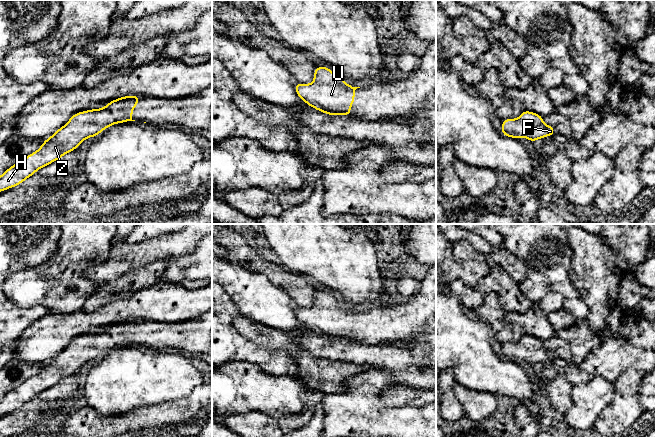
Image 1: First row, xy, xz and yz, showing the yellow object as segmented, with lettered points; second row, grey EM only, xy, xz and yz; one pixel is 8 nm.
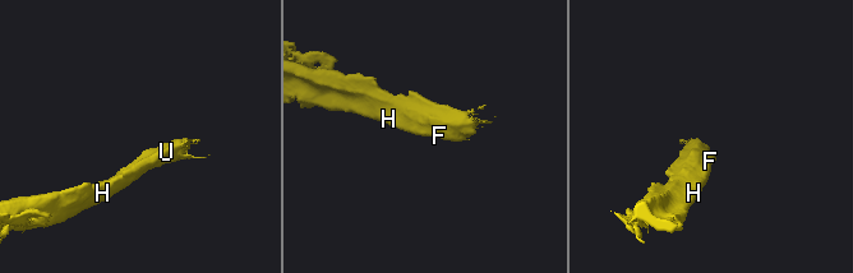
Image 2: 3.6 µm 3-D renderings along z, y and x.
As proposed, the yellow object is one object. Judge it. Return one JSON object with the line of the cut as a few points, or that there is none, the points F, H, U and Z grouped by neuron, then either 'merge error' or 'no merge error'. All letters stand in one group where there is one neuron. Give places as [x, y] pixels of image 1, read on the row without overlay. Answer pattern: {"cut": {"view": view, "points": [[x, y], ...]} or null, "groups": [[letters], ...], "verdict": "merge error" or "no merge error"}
{"cut": null, "groups": [["F", "H", "U", "Z"]], "verdict": "no merge error"}

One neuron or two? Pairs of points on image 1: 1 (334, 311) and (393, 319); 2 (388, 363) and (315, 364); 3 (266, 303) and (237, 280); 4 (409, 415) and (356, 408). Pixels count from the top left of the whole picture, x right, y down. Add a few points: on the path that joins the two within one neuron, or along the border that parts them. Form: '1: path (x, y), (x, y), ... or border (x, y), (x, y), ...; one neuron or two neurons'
1: path (349, 319), (378, 319); one neuron
2: border (329, 359), (348, 360), (369, 369); two neurons
3: path (259, 296), (247, 284), (244, 284); one neuron
4: path (396, 416), (369, 416); one neuron

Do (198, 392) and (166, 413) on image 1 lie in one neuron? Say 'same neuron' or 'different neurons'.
same neuron

